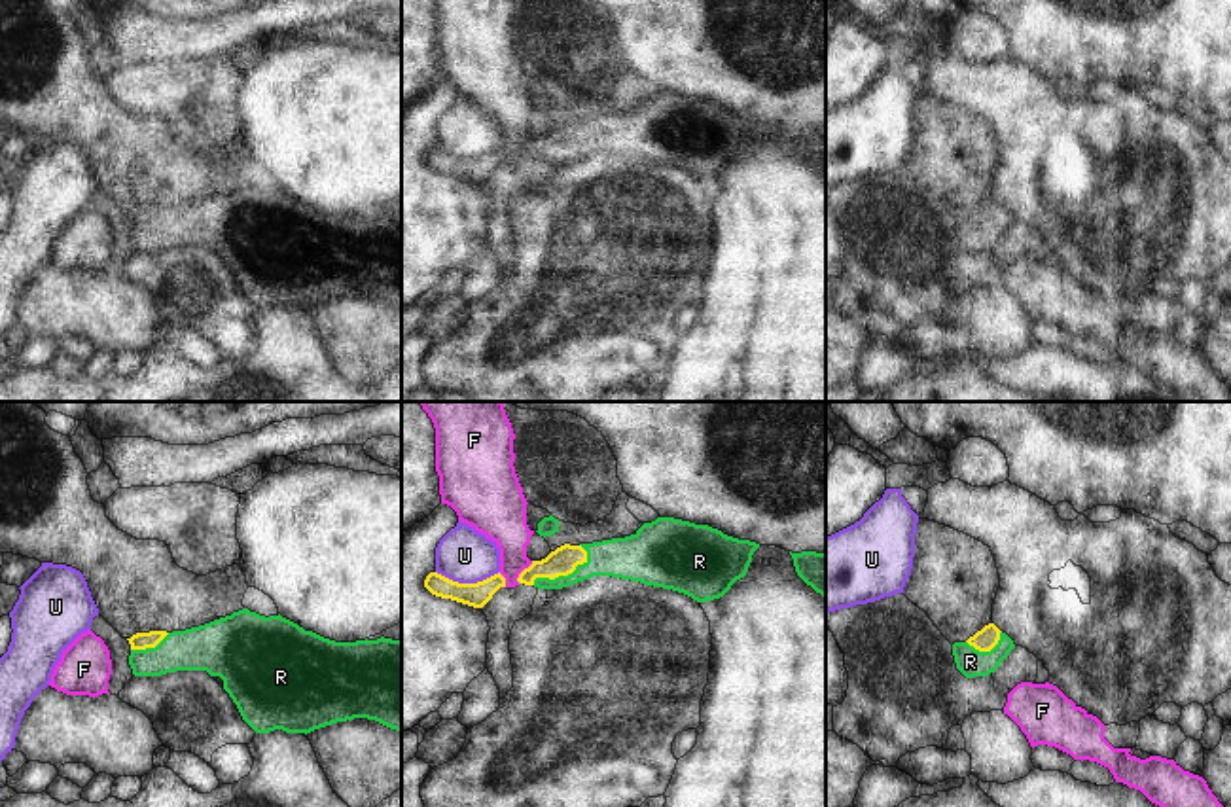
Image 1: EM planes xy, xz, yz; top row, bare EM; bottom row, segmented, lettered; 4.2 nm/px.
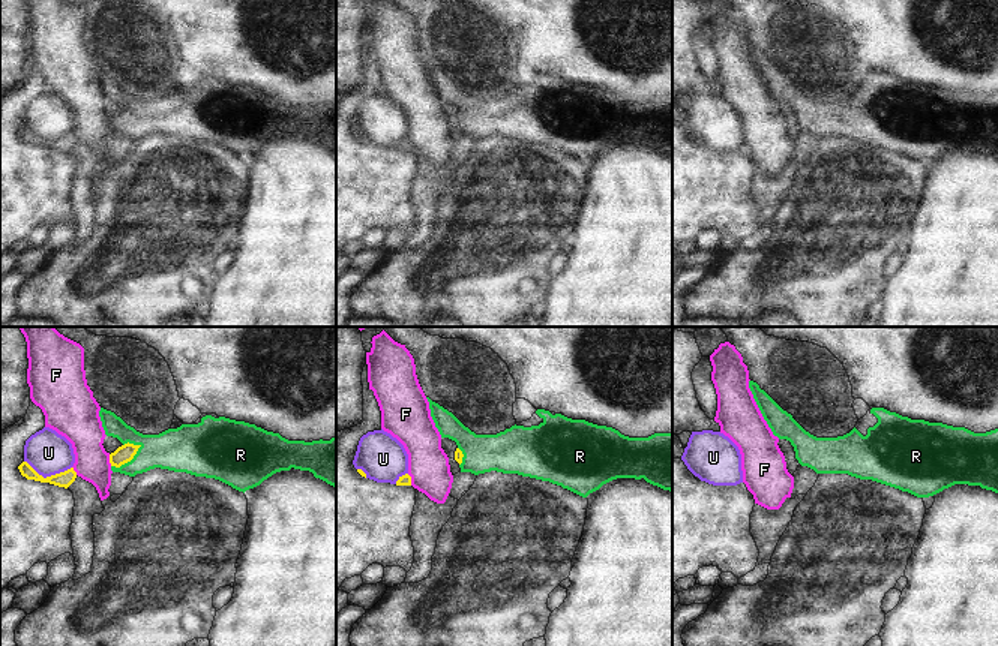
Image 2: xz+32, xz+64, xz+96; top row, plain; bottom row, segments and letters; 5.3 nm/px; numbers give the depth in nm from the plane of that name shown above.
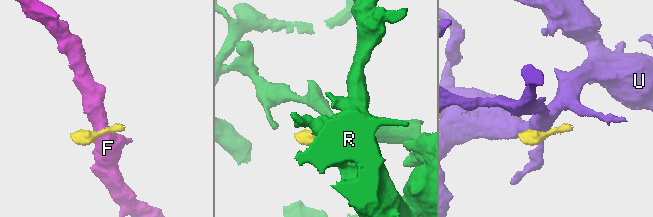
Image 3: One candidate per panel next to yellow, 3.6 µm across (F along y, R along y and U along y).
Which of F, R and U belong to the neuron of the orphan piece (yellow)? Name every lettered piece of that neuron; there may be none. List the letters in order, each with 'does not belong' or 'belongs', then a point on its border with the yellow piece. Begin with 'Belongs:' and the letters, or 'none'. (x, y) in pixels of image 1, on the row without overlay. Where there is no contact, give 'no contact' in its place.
Belongs: R
F: does not belong | xz (521, 148)
R: belongs | xz (561, 150)
U: does not belong | xz (468, 160)

